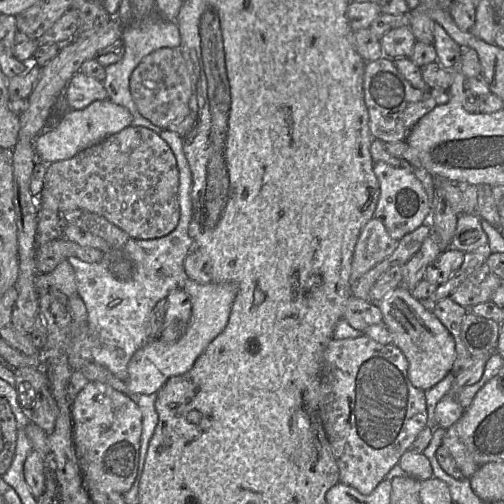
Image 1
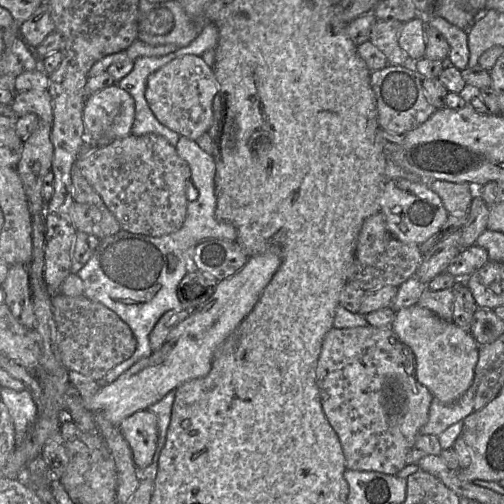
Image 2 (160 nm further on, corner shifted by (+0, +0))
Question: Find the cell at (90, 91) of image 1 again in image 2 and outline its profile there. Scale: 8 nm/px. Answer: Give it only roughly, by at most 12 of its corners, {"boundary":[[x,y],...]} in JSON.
{"boundary":[[114,84],[85,99],[98,147],[132,134],[135,101]]}

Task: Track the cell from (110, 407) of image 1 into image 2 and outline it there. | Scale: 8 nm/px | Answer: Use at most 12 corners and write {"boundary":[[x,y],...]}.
{"boundary":[[147,409],[118,428],[132,451],[138,480],[157,449],[157,416]]}

